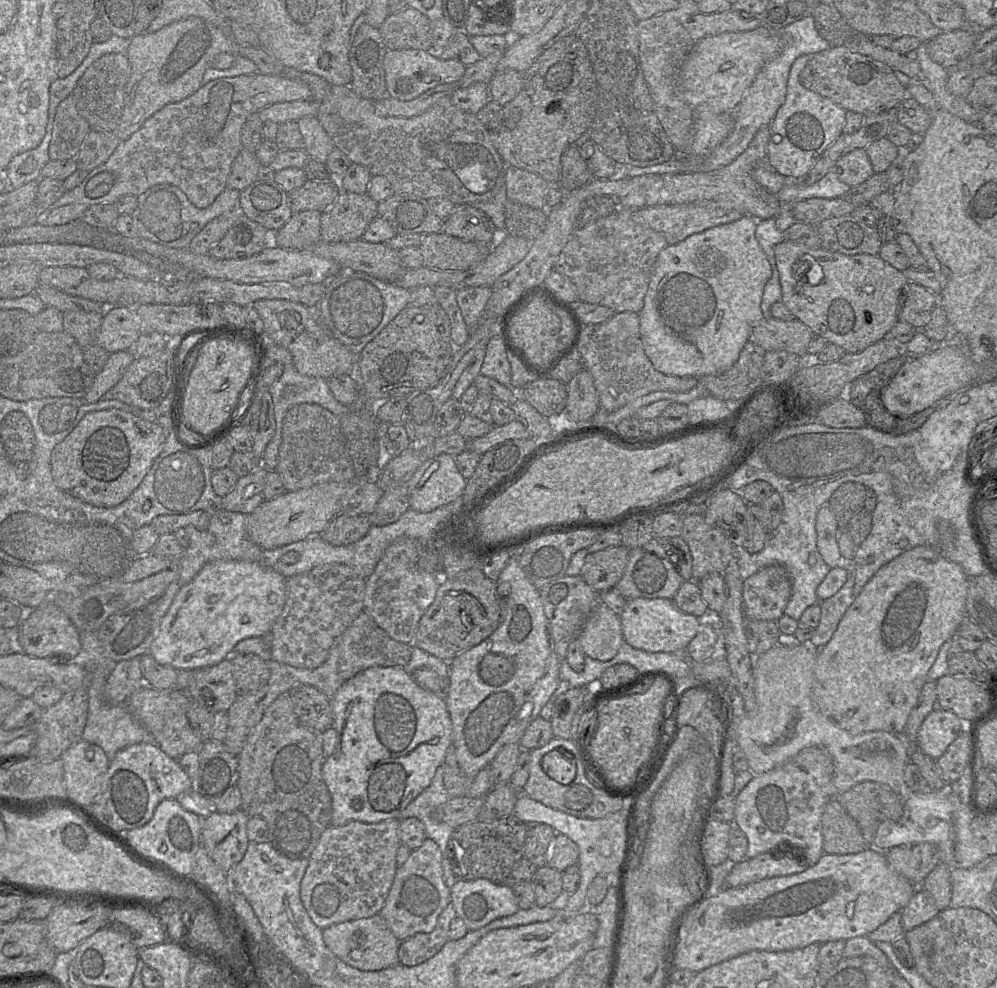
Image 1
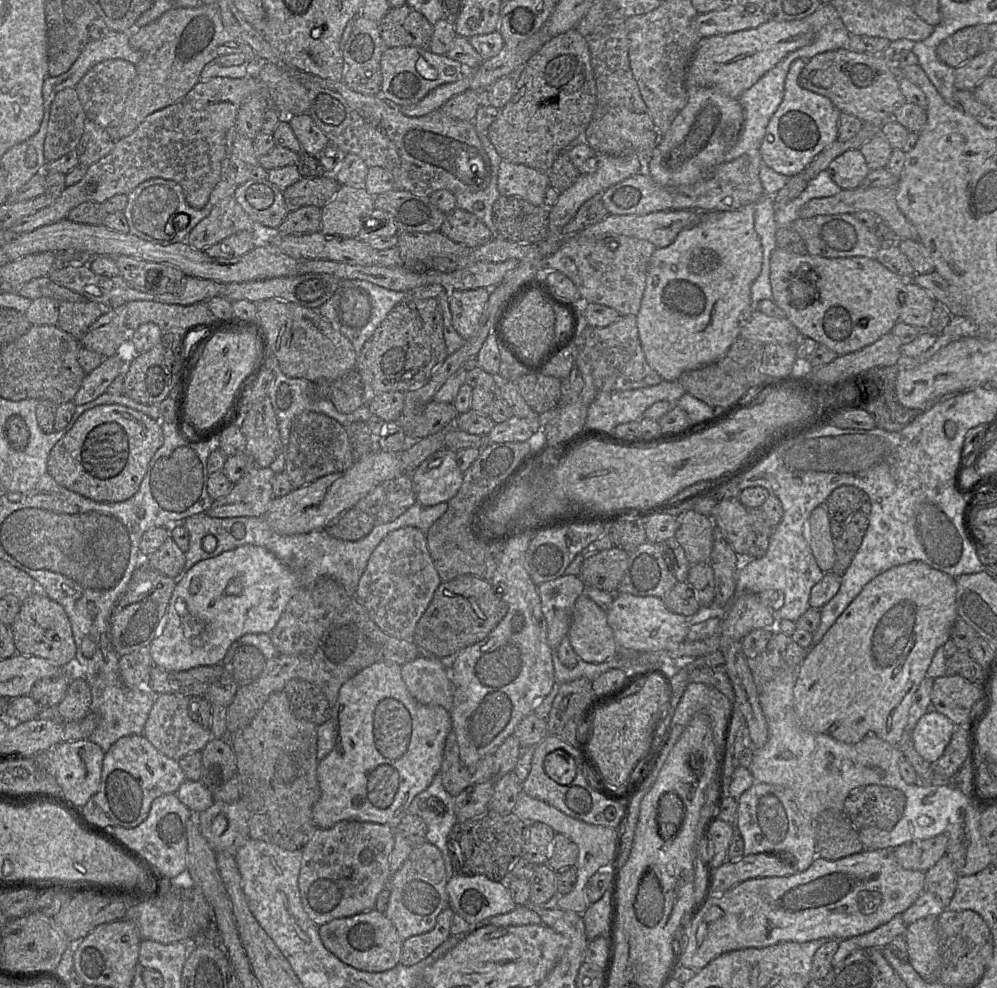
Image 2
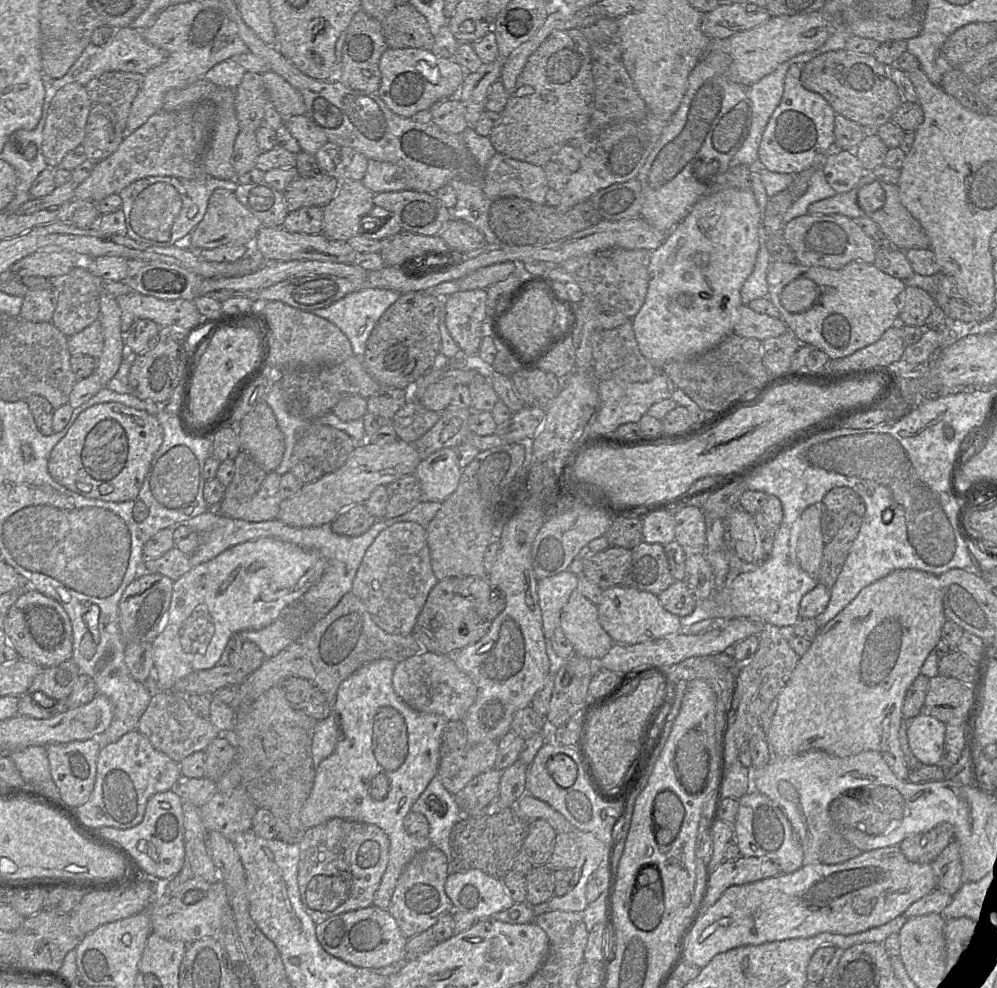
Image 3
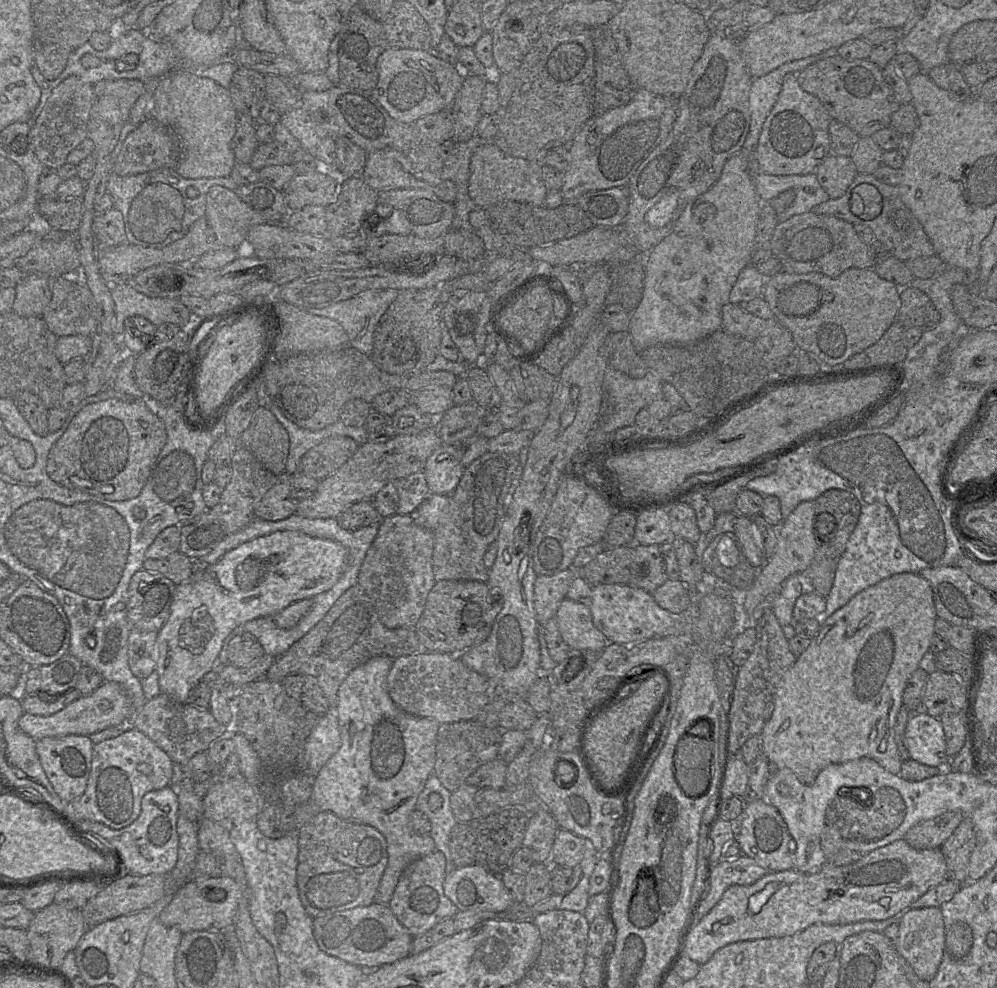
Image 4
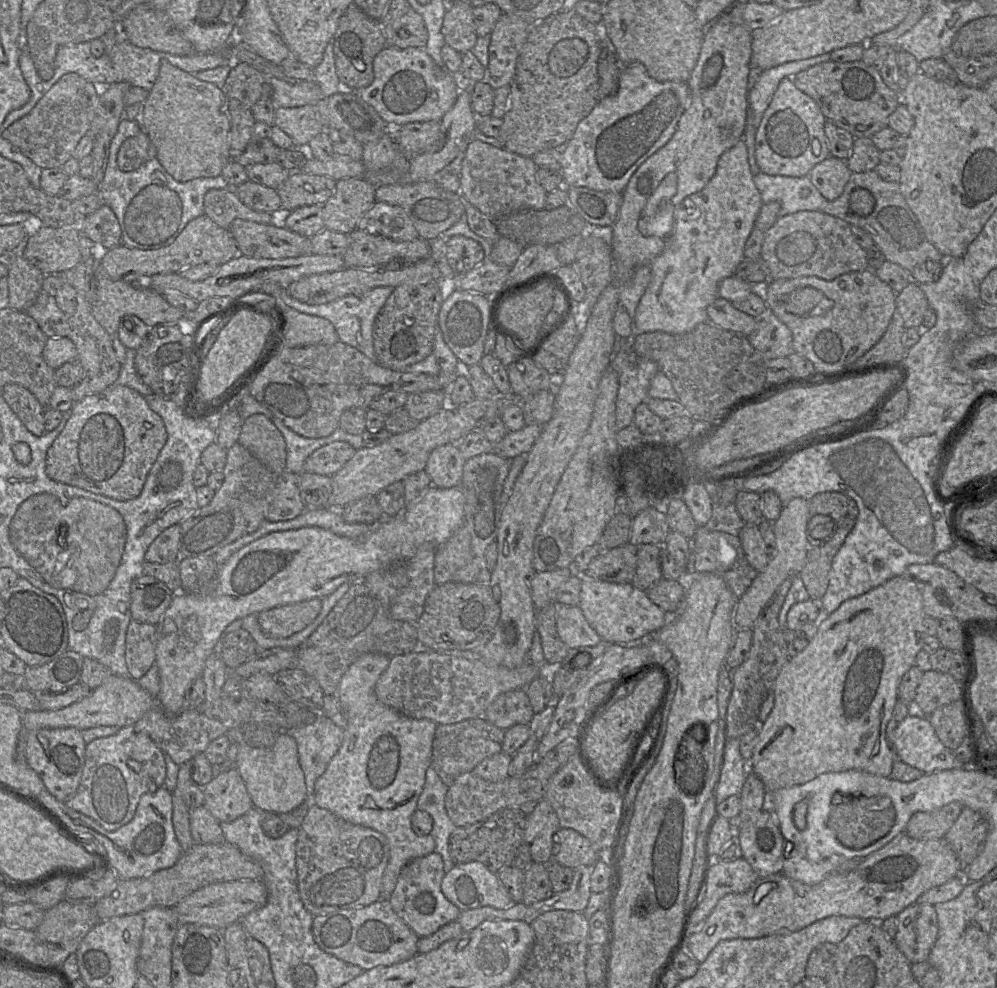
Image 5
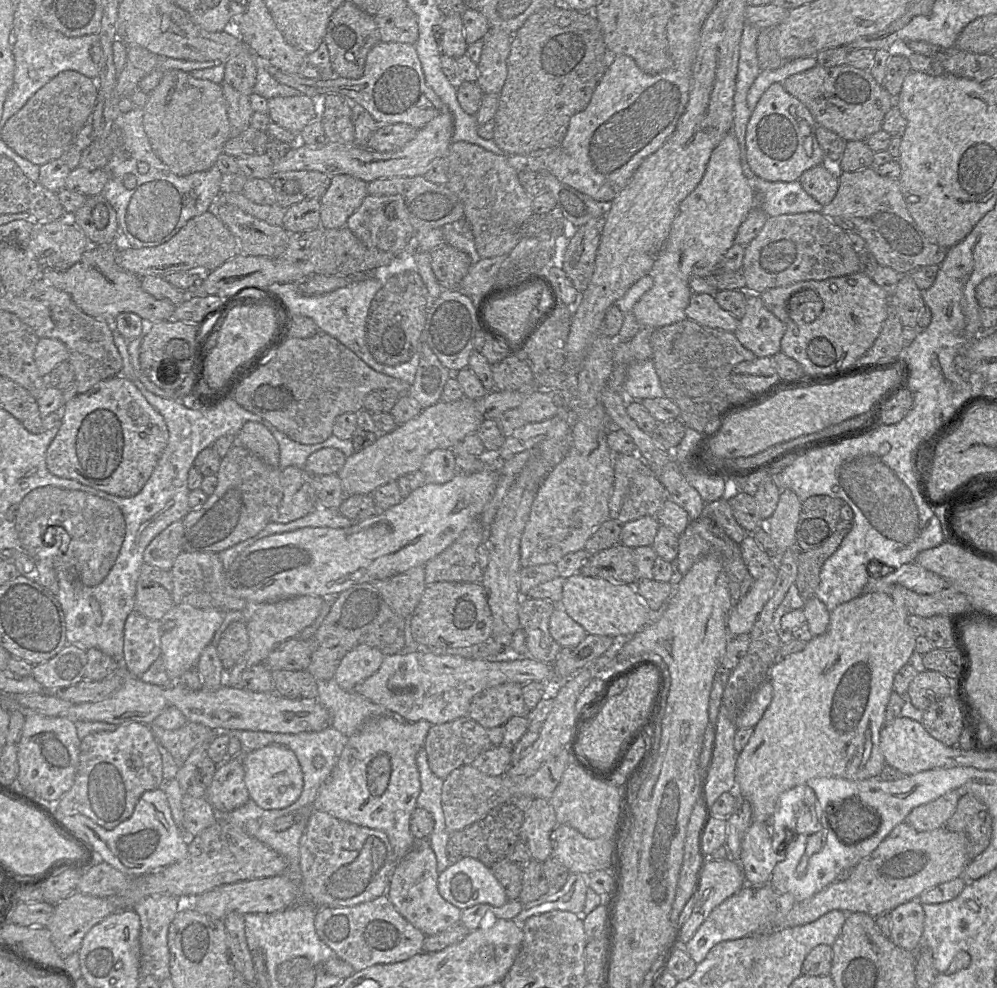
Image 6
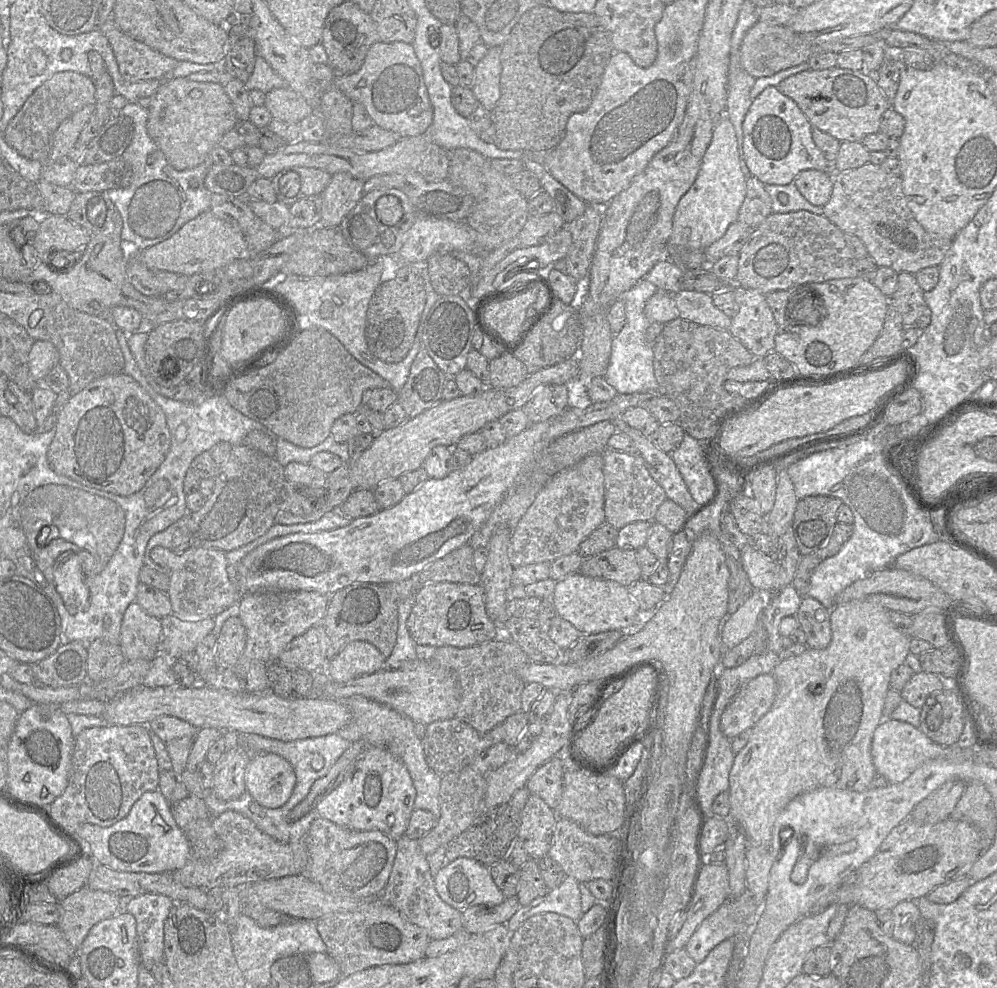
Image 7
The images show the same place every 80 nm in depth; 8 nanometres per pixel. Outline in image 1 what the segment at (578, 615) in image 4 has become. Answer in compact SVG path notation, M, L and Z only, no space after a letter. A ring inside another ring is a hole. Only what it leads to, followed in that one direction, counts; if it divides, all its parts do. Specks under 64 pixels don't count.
M598 601L577 641L586 656L602 662L613 659L624 642L619 616Z

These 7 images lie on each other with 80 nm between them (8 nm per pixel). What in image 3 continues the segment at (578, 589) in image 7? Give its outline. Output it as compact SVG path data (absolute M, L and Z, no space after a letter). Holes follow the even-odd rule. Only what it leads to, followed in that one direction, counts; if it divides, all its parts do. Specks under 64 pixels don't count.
M617 585L604 589L597 608L600 624L617 644L649 642L673 636L682 630L680 617L665 610L658 596L632 587Z

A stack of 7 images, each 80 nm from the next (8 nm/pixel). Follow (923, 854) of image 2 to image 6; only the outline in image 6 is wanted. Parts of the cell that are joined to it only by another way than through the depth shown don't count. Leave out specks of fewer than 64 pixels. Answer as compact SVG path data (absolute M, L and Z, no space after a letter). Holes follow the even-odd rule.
M951 790L931 802L913 808L905 822L917 831L945 827L954 814L960 797L957 790Z

